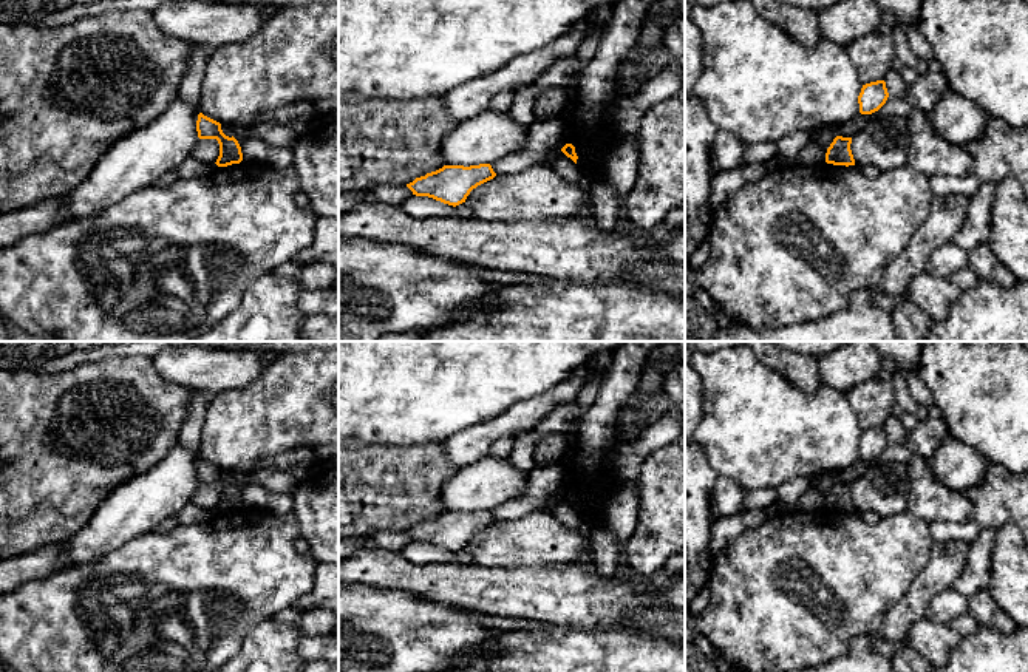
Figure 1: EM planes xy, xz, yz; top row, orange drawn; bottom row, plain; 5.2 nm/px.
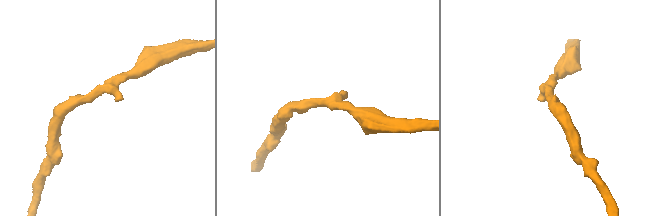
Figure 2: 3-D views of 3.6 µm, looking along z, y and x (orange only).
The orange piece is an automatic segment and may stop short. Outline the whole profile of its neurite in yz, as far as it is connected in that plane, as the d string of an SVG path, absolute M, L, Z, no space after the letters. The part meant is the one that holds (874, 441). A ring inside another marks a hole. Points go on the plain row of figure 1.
M877 426L863 431L861 439L858 442L860 459L872 460L878 457L887 446L889 439L884 426Z

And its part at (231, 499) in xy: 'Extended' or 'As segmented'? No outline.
As segmented

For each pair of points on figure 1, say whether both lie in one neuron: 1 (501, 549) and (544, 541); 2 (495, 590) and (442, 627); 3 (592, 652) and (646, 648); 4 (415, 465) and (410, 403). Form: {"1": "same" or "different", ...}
{"1": "same", "2": "different", "3": "same", "4": "different"}

